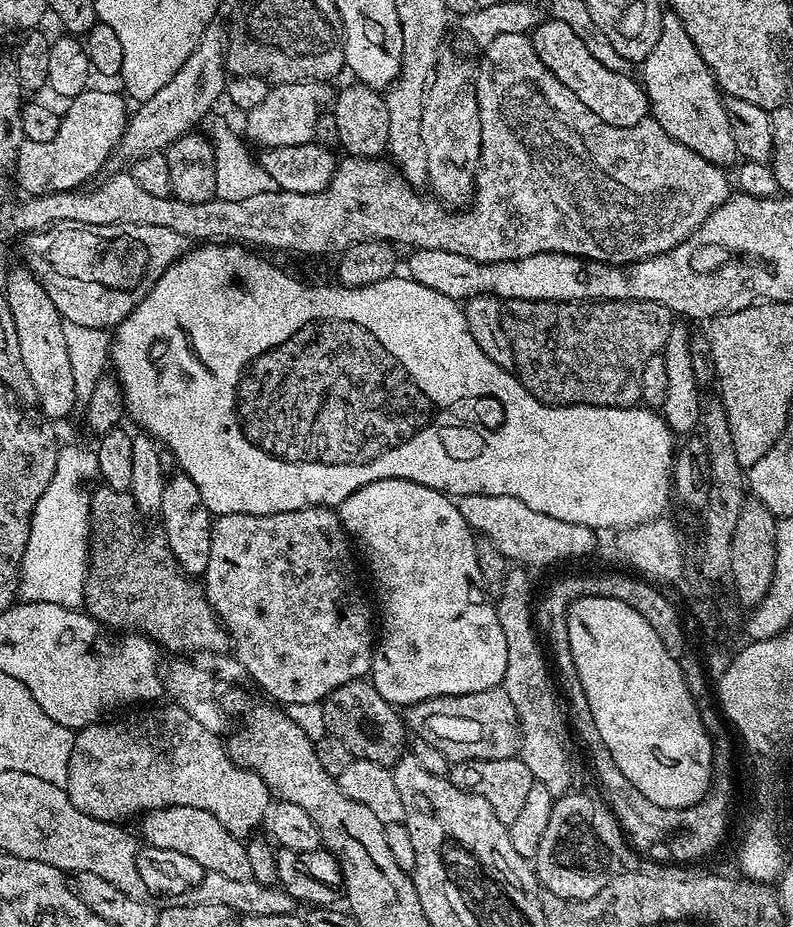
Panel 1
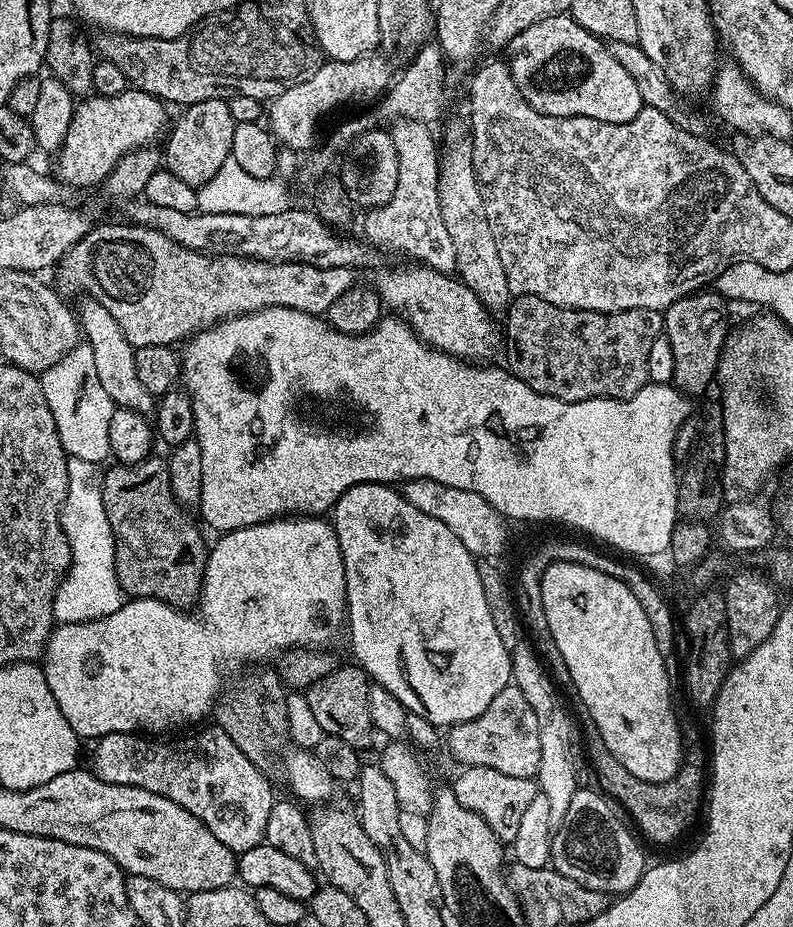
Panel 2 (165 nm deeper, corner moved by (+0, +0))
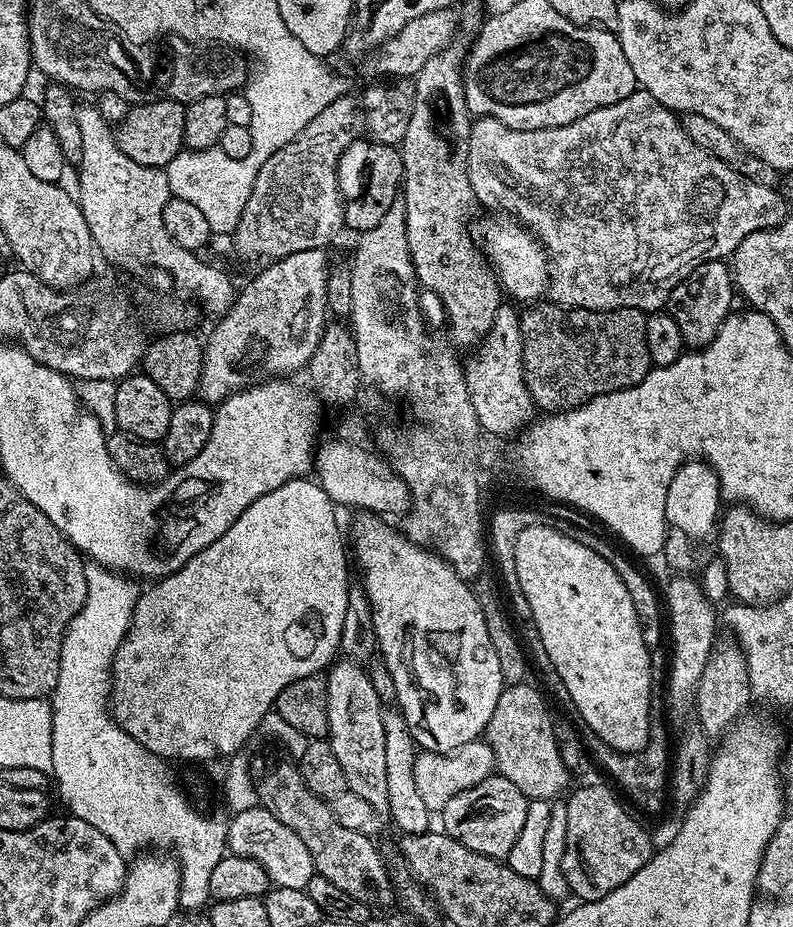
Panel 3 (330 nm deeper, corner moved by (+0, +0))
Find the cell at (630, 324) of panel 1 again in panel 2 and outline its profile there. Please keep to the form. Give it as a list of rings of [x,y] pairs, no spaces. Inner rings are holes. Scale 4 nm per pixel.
[[[517,296],[509,303],[503,317],[502,336],[508,339],[507,367],[530,390],[566,402],[606,398],[626,400],[649,383],[646,354],[662,328],[661,317],[654,310],[635,308],[625,312],[579,312],[559,308],[537,296]]]

